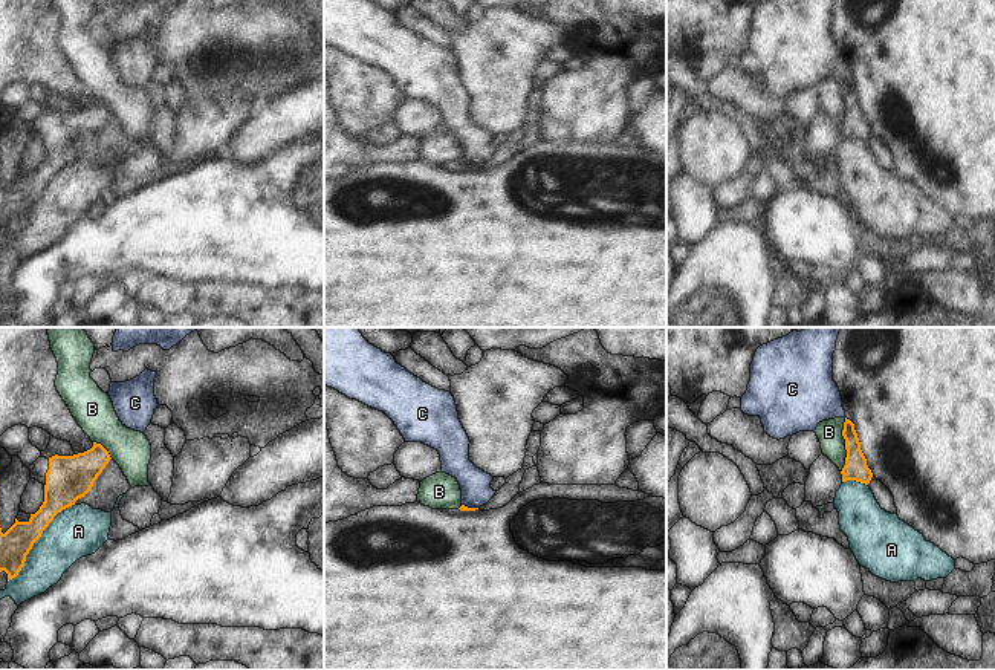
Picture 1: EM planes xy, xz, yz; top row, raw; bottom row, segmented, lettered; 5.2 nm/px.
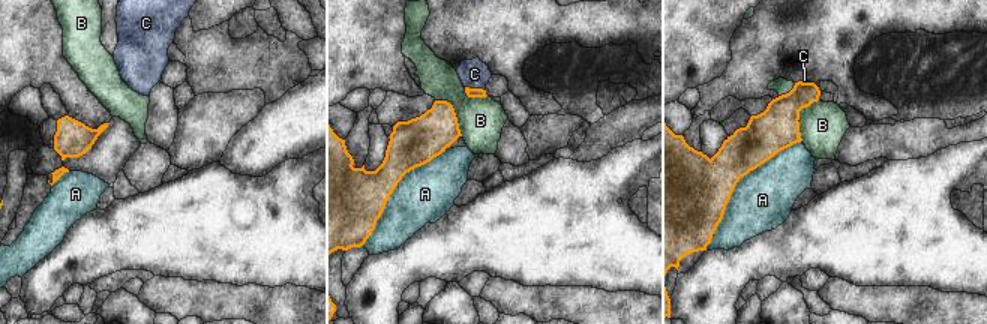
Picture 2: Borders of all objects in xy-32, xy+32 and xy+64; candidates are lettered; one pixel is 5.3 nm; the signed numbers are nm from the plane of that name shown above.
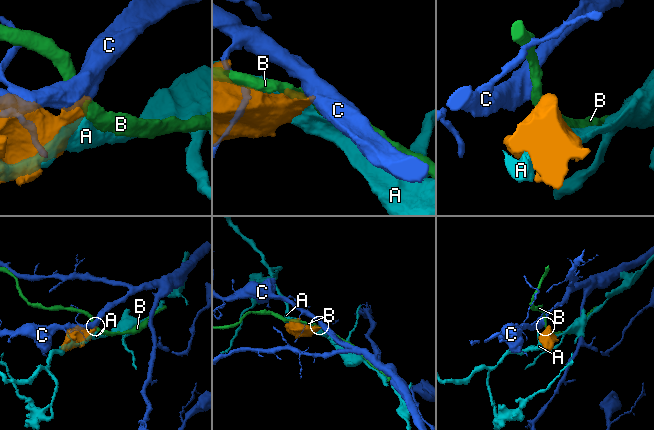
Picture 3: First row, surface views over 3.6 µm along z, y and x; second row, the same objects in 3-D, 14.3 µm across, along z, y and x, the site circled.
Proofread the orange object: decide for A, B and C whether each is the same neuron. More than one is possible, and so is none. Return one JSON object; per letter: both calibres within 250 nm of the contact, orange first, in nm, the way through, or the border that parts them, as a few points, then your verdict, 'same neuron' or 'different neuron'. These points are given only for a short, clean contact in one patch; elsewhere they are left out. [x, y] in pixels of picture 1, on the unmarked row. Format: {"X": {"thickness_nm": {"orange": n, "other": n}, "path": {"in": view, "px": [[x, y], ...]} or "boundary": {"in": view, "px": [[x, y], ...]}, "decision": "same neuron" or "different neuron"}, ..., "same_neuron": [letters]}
{"A": {"thickness_nm": {"orange": 160, "other": 280}, "decision": "different neuron"}, "B": {"thickness_nm": {"orange": 120, "other": 130}, "boundary": {"in": "yz", "px": [[845, 75], [842, 87], [845, 121], [841, 129]]}, "decision": "different neuron"}, "C": {"thickness_nm": {"orange": 30, "other": 160}, "path": {"in": "xz", "px": [[462, 165], [469, 165], [476, 146]]}, "decision": "same neuron"}, "same_neuron": ["C"]}

